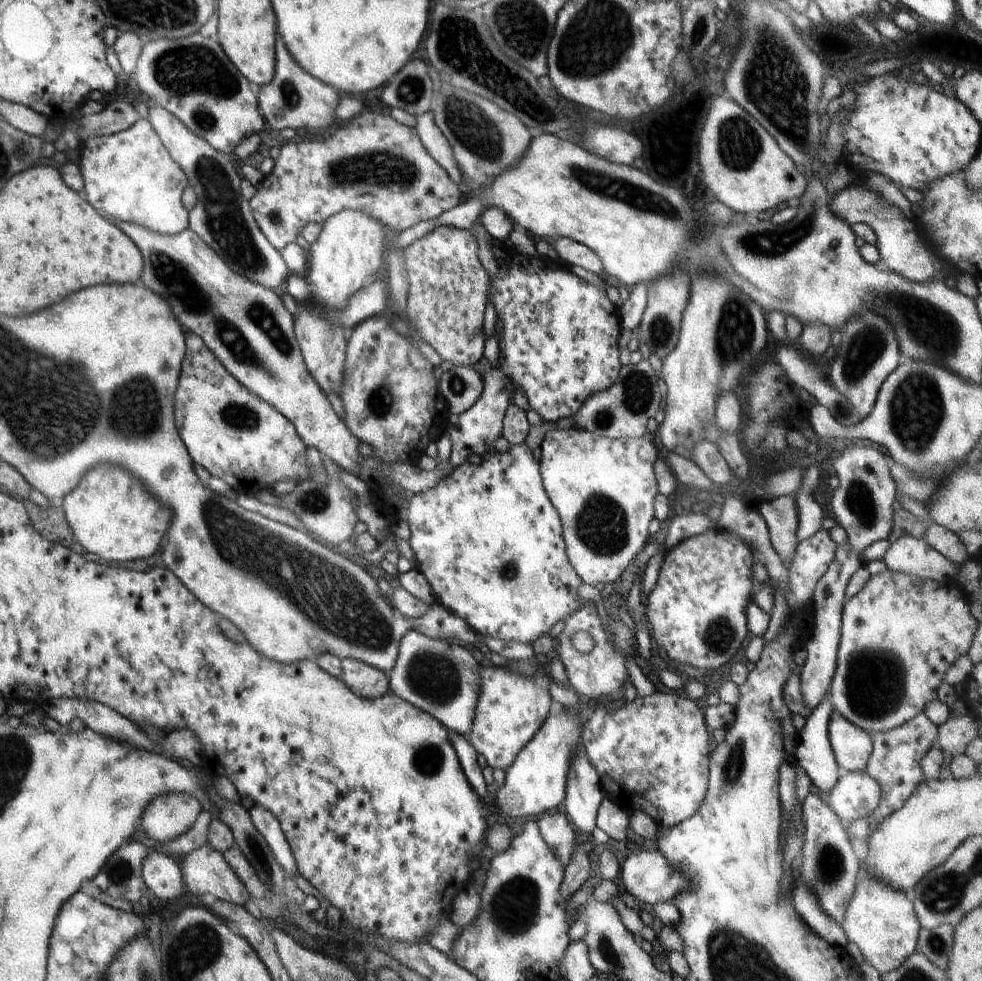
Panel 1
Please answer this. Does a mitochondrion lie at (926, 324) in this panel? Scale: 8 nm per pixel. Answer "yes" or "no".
yes

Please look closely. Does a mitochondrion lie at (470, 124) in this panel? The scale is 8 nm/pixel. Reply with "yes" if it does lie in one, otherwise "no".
yes

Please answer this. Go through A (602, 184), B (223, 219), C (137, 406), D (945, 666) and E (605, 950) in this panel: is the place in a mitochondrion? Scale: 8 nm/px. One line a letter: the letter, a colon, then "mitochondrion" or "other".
A: mitochondrion
B: mitochondrion
C: mitochondrion
D: other
E: mitochondrion

